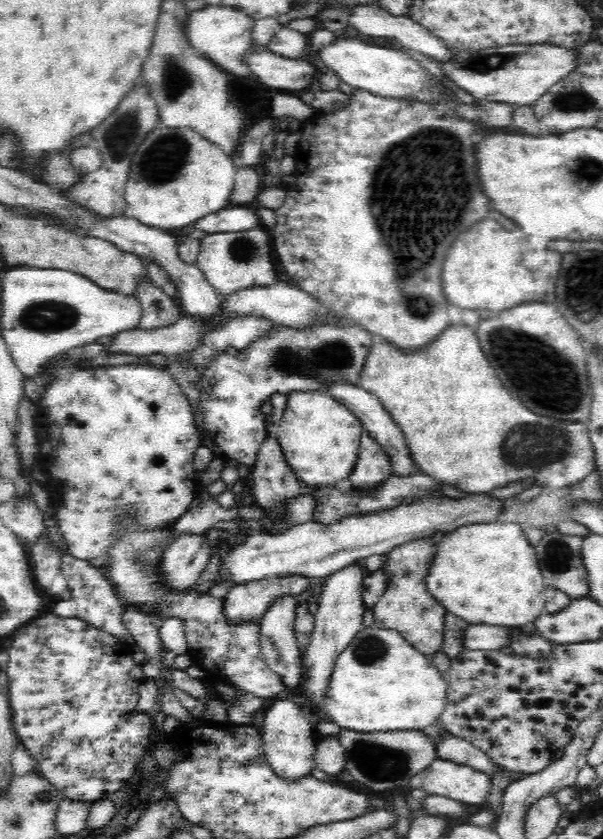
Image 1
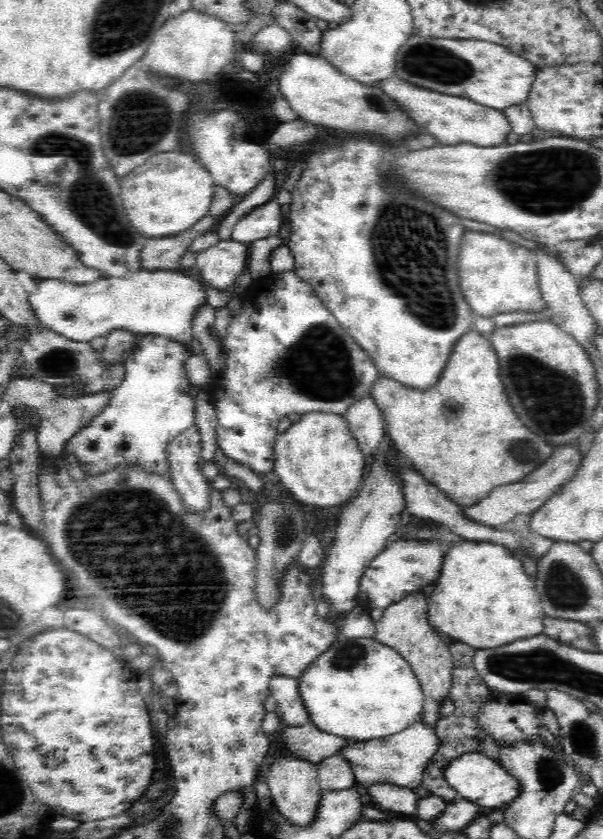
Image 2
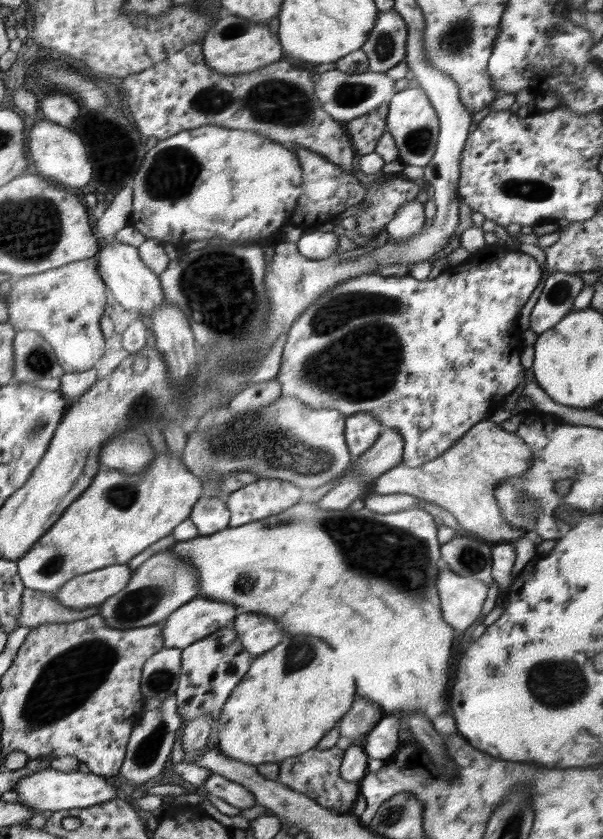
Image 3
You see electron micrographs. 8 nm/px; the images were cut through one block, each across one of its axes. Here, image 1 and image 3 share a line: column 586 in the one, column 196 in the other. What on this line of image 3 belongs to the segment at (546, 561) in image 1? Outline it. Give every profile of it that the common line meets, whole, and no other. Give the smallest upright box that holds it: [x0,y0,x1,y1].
[98,549,199,630]

